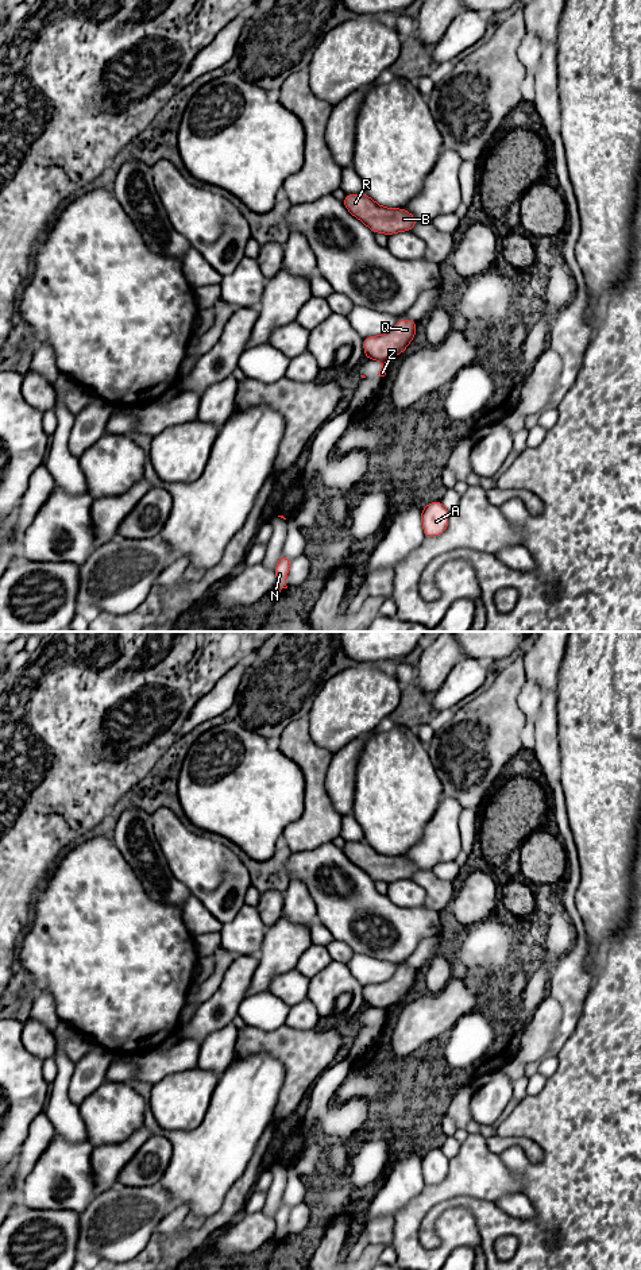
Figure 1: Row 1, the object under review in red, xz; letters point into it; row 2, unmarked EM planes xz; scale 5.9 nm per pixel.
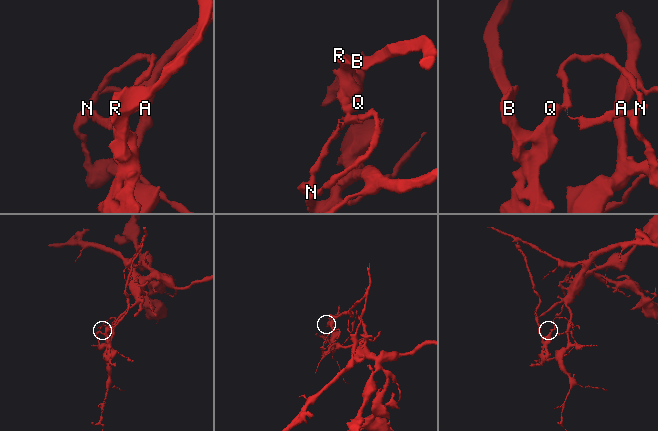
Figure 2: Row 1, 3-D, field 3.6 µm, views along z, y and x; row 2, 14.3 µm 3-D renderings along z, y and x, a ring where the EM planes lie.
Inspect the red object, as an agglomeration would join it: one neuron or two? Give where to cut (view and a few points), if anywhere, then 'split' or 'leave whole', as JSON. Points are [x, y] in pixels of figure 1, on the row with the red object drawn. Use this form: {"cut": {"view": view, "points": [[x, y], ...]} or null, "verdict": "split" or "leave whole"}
{"cut": {"view": "xz", "points": [[381, 359], [385, 362]]}, "verdict": "split"}

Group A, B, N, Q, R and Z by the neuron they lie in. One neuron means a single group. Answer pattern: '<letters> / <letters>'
A N Z / B Q R

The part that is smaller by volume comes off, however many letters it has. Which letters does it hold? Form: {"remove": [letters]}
{"remove": ["B", "Q", "R"]}

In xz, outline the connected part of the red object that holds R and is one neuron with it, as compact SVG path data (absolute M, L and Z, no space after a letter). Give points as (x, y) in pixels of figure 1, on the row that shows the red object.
M345 194L343 200L348 212L366 224L374 233L386 233L412 231L418 220L406 209L390 209L378 205L370 196Z

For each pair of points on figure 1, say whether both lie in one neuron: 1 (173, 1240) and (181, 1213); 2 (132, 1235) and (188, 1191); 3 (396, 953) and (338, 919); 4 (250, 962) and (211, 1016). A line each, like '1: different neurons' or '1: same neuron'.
1: same neuron
2: different neurons
3: same neuron
4: same neuron

